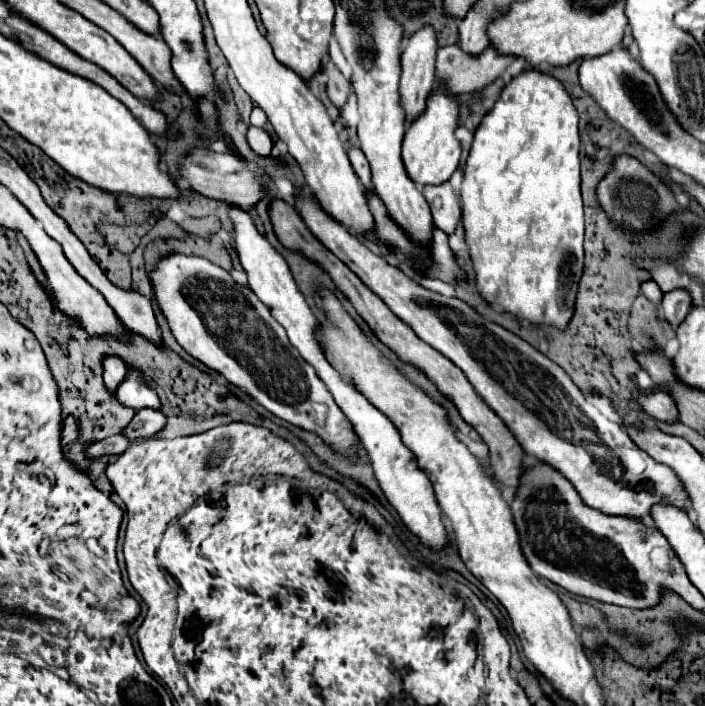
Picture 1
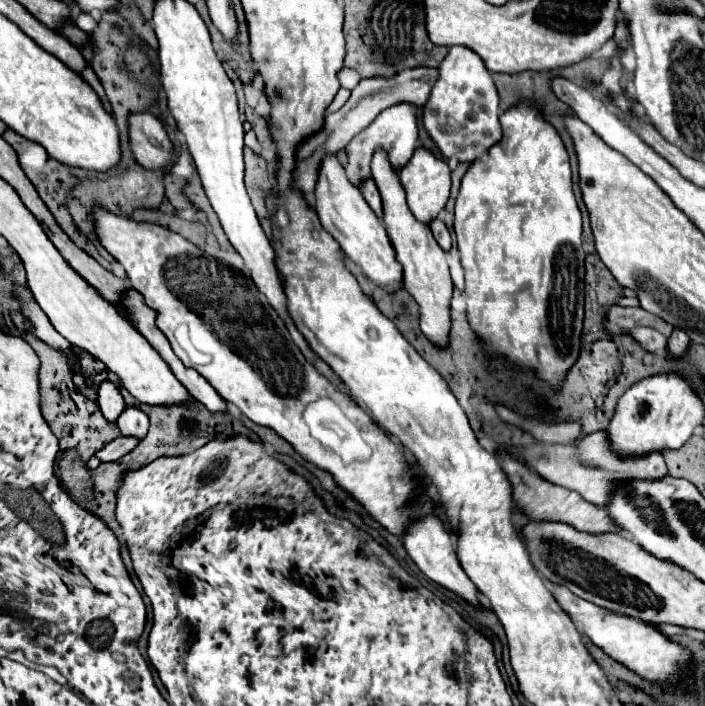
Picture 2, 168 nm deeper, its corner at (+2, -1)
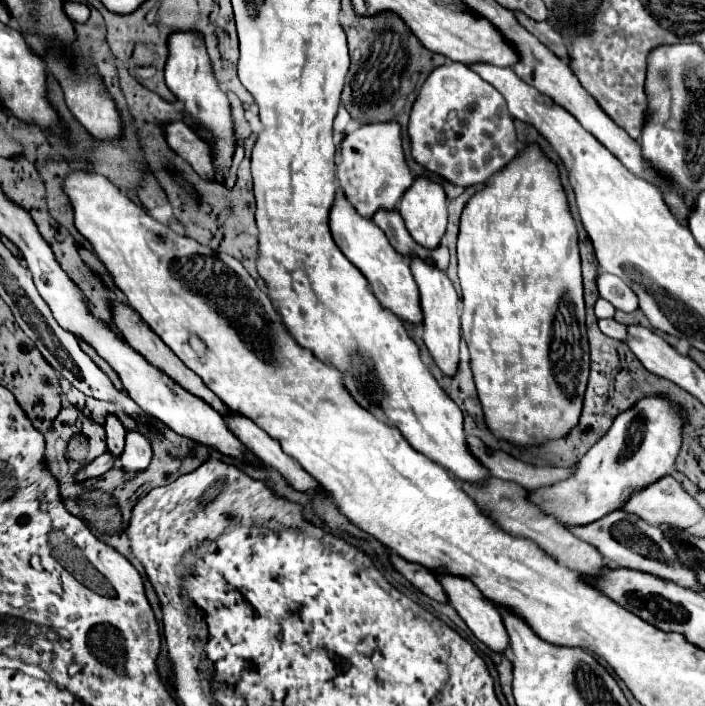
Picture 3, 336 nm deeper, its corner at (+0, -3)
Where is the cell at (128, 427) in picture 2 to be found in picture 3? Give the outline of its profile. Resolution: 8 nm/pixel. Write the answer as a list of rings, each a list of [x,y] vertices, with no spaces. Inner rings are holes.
[[[127,432],[125,452],[121,456],[121,470],[125,472],[125,480],[135,478],[141,470],[147,470],[151,458],[153,458],[153,450],[149,440],[143,434]]]

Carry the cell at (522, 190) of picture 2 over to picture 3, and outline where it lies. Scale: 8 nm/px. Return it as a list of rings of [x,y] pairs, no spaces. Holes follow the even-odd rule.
[[[529,146],[523,150],[509,166],[505,166],[499,174],[493,176],[493,182],[489,182],[481,192],[477,192],[469,204],[463,210],[461,216],[461,232],[457,240],[457,274],[459,284],[463,292],[463,314],[461,314],[461,326],[463,326],[463,338],[467,342],[469,354],[471,354],[471,370],[477,386],[477,396],[485,414],[485,424],[497,436],[499,440],[507,440],[517,448],[527,446],[539,446],[547,440],[557,440],[569,434],[573,426],[577,426],[583,406],[583,396],[587,388],[587,376],[589,376],[589,344],[587,344],[587,332],[585,332],[585,302],[583,302],[583,284],[581,284],[581,260],[579,260],[579,248],[577,248],[577,226],[575,220],[569,214],[565,190],[559,180],[557,166],[545,158],[545,154],[537,146]]]

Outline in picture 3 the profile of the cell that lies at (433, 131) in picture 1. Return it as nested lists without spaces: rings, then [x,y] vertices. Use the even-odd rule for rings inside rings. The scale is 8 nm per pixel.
[[[417,178],[401,198],[399,214],[419,246],[433,250],[441,244],[447,226],[447,196],[441,184]]]

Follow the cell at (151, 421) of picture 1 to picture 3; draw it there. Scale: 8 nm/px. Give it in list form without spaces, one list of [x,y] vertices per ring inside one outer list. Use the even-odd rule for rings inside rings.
[[[105,452],[103,456],[95,458],[91,464],[83,466],[83,468],[81,468],[81,470],[75,474],[75,482],[77,482],[77,484],[83,484],[85,480],[99,478],[99,476],[101,476],[101,474],[105,474],[107,470],[111,470],[115,464],[119,466],[119,460],[117,460],[115,456],[111,456],[109,452]]]

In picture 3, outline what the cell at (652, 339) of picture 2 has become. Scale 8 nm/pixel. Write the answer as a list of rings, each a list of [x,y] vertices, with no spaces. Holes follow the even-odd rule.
[[[599,320],[599,330],[605,334],[605,336],[611,336],[615,340],[621,340],[625,338],[625,326],[615,322],[615,320]]]

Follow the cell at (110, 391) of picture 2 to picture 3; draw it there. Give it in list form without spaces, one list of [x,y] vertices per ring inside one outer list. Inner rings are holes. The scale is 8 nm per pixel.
[[[107,416],[105,432],[107,432],[107,450],[109,450],[109,454],[121,456],[123,446],[125,446],[125,430],[123,430],[121,422],[117,420],[117,416]]]

